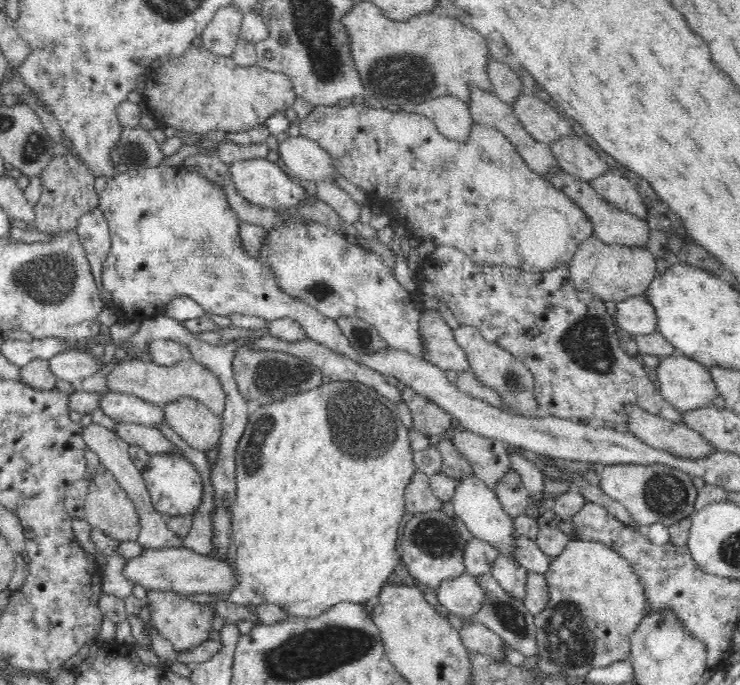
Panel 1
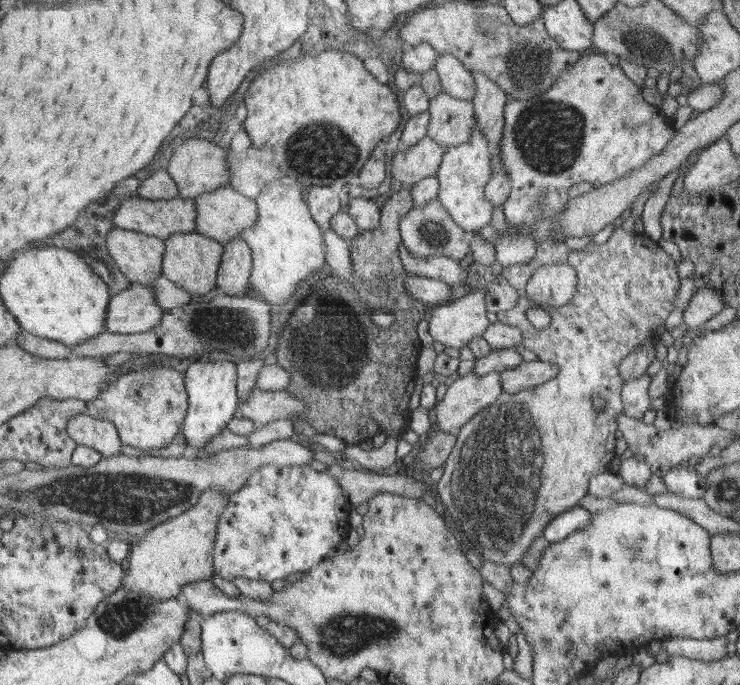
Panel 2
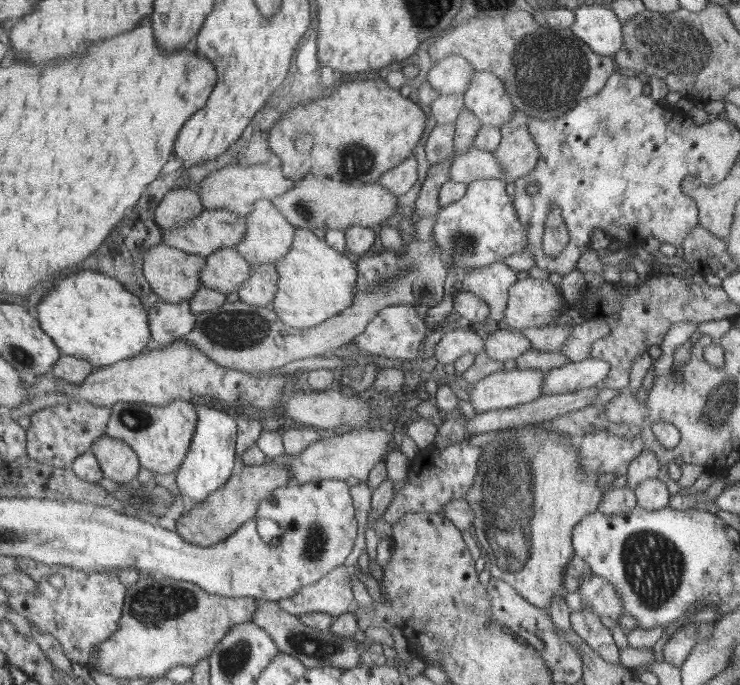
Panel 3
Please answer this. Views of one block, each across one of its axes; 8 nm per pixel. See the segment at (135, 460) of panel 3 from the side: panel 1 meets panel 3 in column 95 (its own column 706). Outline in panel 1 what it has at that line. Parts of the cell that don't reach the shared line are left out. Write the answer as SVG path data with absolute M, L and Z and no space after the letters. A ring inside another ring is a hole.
M626 403L623 408L627 412L626 430L651 447L696 459L718 451L698 432L682 423L652 414L636 403Z

